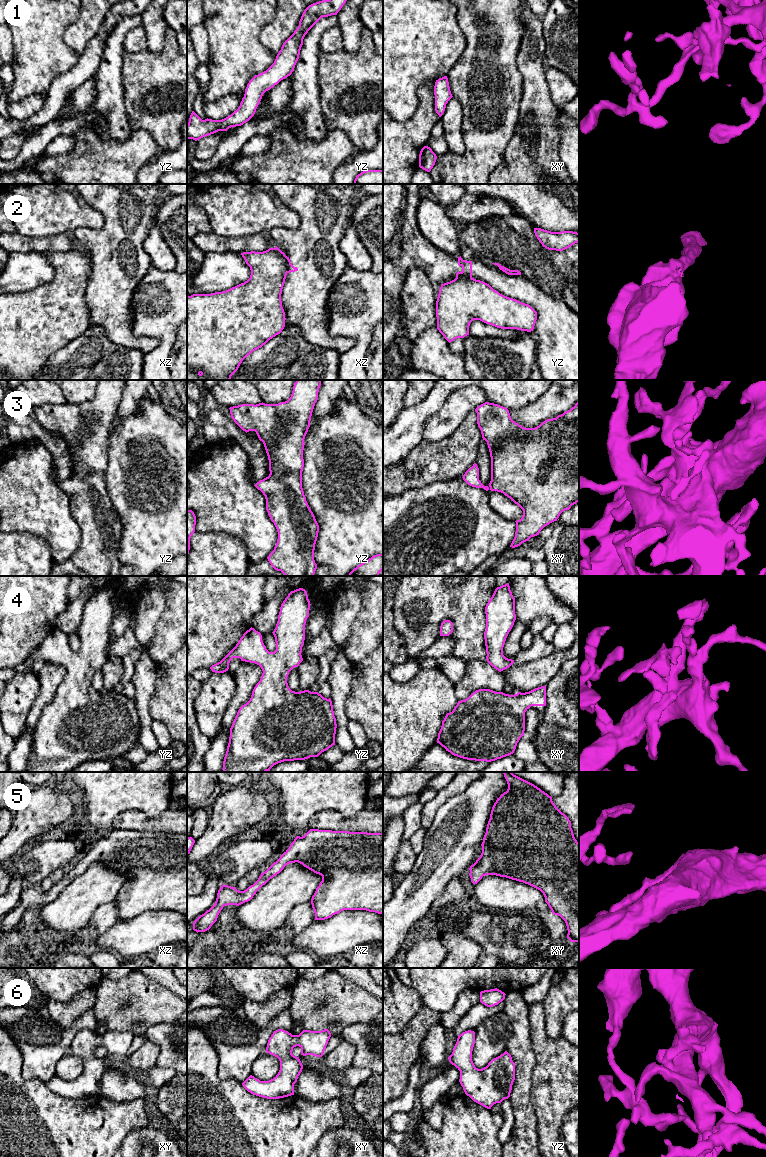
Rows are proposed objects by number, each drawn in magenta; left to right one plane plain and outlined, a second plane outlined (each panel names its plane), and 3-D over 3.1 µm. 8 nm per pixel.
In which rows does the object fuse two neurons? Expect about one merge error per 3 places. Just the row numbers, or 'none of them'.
2

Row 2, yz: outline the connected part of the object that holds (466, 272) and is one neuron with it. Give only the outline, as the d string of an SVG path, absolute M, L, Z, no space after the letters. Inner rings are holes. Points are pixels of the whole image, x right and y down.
M461 256L457 258L458 258L458 265L462 267L462 271L461 272L458 271L456 273L455 279L462 278L462 277L471 278L472 277L472 261L463 260Z

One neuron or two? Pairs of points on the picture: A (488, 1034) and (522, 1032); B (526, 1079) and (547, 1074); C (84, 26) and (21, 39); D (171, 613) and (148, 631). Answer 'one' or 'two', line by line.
A: two
B: two
C: two
D: two

